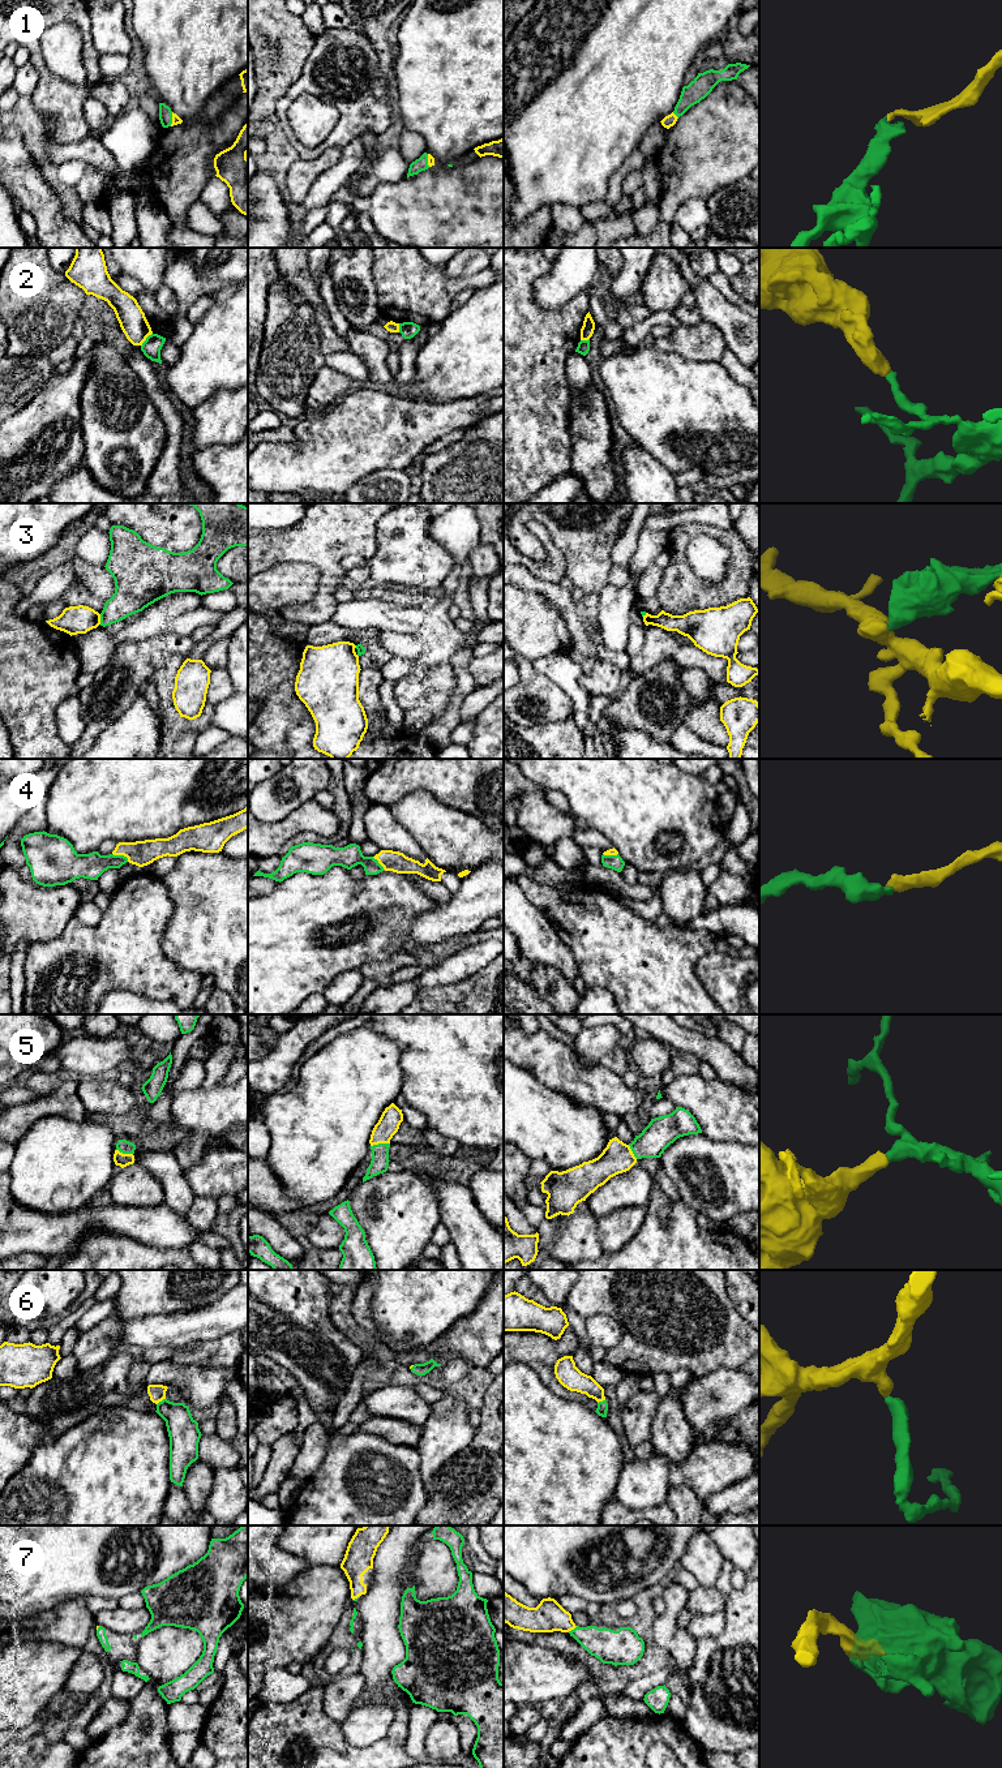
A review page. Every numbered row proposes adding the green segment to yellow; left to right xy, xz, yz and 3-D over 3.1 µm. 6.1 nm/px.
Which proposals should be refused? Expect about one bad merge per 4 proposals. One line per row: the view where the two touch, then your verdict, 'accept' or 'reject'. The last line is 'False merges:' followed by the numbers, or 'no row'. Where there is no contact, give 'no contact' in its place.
1: meets yellow in yz; accept
2: meets yellow in xy; reject
3: meets yellow in xy; reject
4: meets yellow in xy; accept
5: meets yellow in xz; accept
6: meets yellow in xy; accept
7: meets yellow in yz; accept
False merges: 2, 3

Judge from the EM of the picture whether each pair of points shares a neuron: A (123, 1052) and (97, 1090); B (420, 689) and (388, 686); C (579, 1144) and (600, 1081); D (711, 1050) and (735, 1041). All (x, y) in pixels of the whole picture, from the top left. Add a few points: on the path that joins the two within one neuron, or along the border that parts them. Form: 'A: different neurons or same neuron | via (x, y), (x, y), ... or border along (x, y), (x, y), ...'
A: different neurons | border along (80, 1076), (94, 1077)
B: different neurons | border along (394, 679), (394, 698), (405, 711)
C: different neurons | border along (579, 1102), (595, 1107), (602, 1114)
D: different neurons | border along (716, 1035), (740, 1054)

